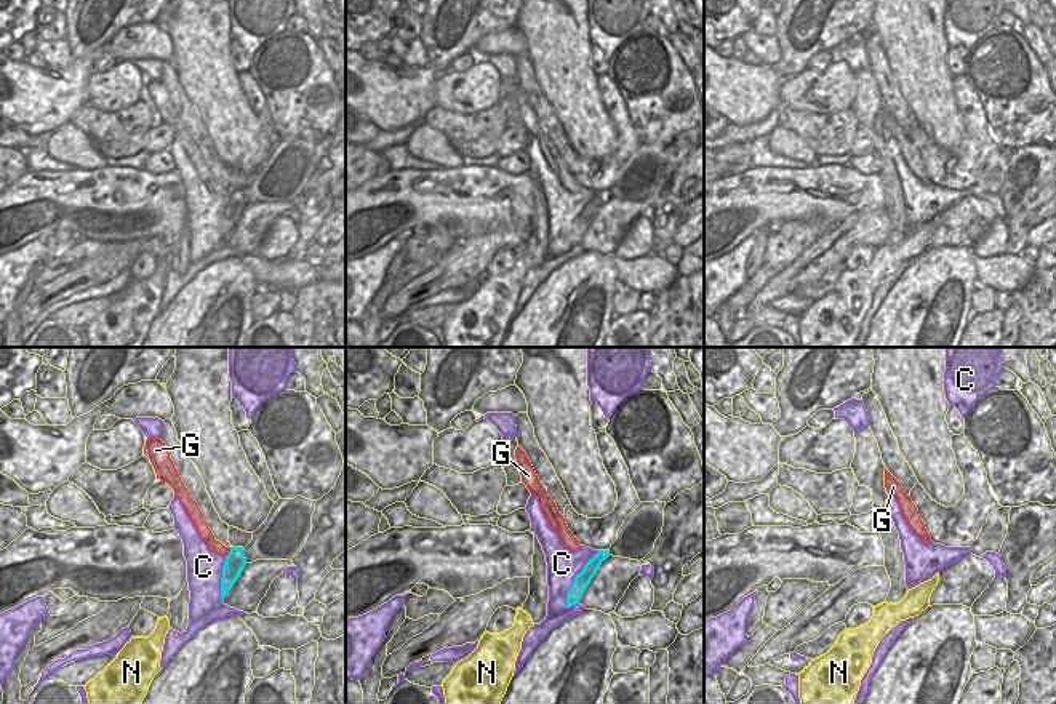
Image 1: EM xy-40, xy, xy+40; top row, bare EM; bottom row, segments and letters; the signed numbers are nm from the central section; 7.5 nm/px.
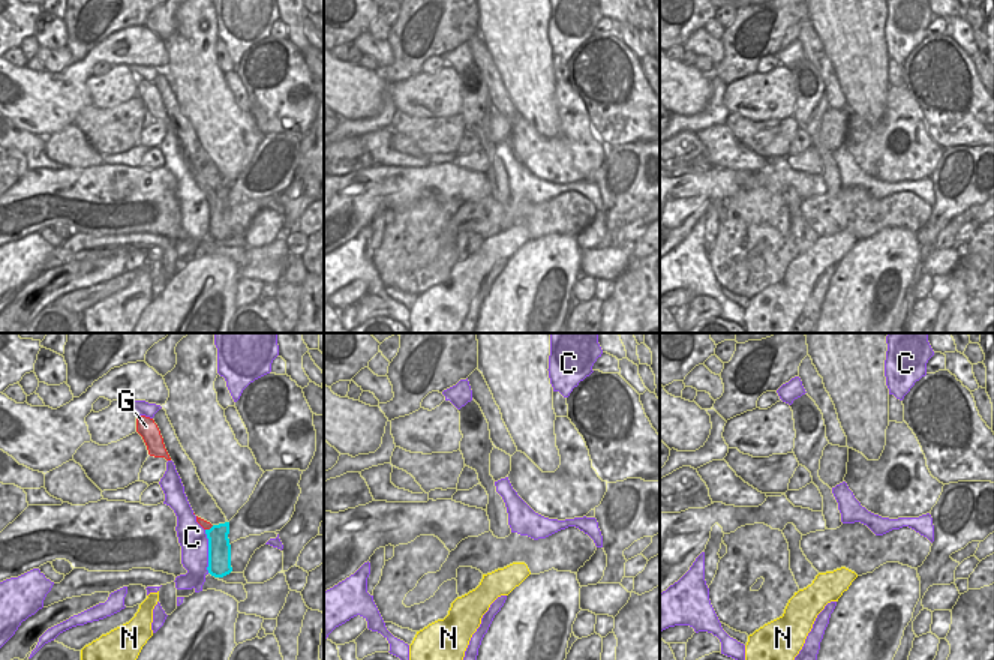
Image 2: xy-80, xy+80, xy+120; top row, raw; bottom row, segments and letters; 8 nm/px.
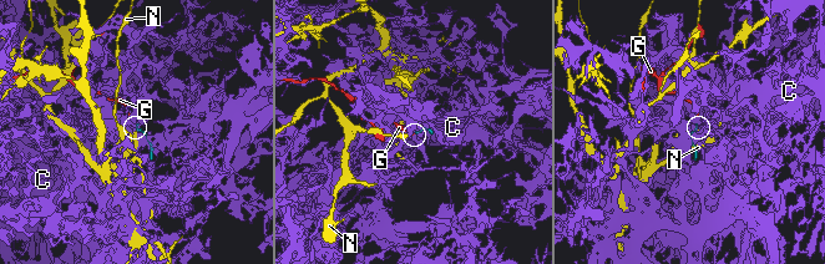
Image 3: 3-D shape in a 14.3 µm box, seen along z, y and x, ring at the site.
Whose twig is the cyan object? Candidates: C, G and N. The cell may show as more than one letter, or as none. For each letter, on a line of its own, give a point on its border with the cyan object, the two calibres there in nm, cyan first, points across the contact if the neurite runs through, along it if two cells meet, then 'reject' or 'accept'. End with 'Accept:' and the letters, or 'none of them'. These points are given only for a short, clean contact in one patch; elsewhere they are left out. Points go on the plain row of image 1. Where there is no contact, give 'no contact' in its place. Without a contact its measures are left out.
C: xy (575, 221) | 120/240 nm | reject
G: xy-40 (229, 194) | 150/100 nm | across xy-40 (236, 202), (229, 194), (220, 191), (205, 175) | accept
N: no contact | reject
Accept: G

